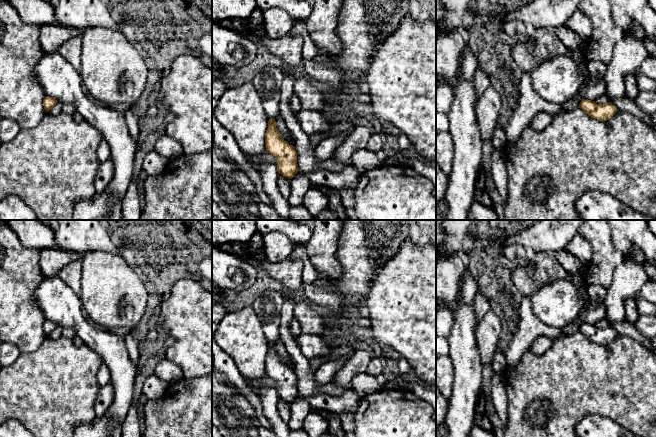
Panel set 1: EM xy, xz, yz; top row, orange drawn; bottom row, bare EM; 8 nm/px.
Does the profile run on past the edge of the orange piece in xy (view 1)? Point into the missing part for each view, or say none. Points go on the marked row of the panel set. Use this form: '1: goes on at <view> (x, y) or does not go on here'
1: does not go on here

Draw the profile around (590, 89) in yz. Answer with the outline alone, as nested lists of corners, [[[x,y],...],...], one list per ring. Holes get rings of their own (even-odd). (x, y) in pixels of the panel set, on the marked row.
[[[601,77],[585,80],[579,92],[562,104],[563,112],[571,111],[577,107],[582,99],[595,101],[597,97],[606,93],[606,82]]]

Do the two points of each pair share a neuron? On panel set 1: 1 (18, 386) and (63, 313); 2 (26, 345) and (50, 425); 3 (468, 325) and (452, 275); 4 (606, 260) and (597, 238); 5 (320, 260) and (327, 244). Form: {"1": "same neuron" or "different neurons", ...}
{"1": "different neurons", "2": "different neurons", "3": "different neurons", "4": "same neuron", "5": "same neuron"}

